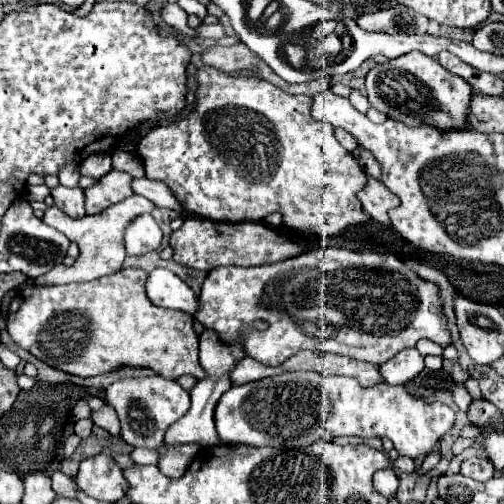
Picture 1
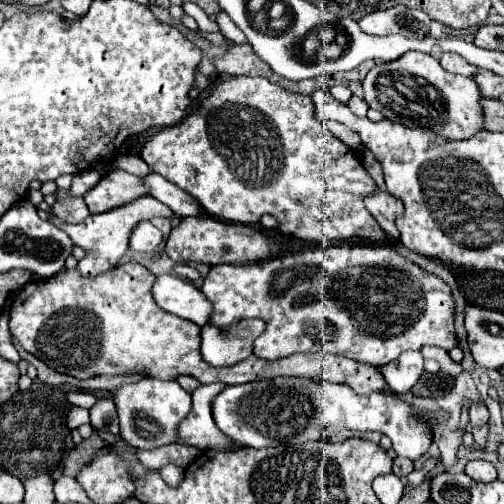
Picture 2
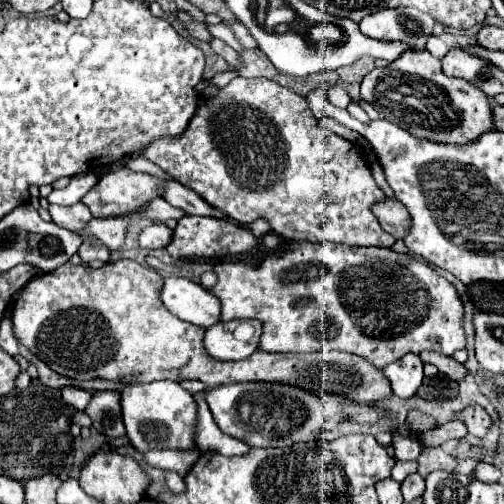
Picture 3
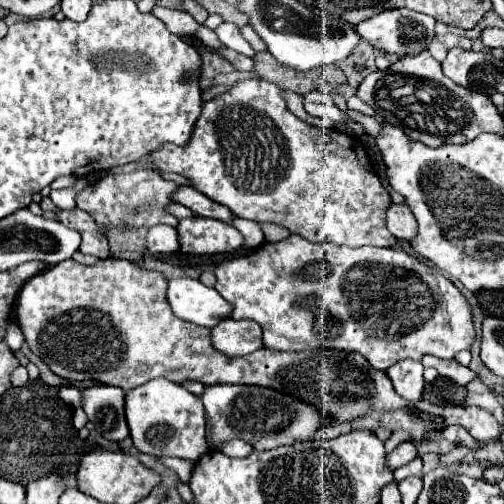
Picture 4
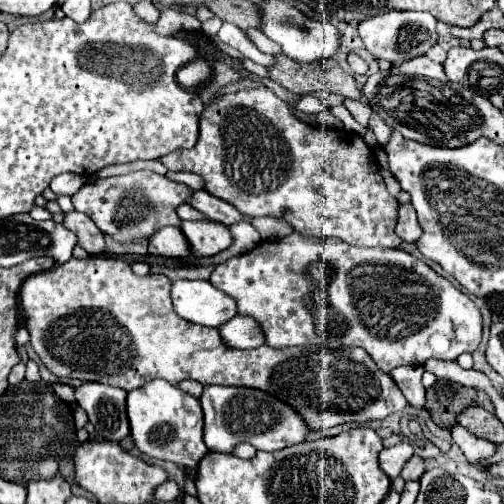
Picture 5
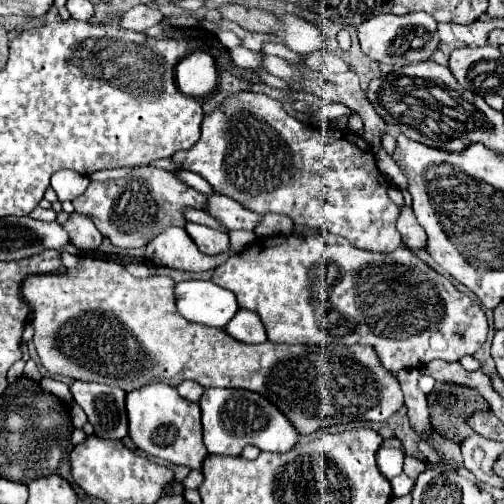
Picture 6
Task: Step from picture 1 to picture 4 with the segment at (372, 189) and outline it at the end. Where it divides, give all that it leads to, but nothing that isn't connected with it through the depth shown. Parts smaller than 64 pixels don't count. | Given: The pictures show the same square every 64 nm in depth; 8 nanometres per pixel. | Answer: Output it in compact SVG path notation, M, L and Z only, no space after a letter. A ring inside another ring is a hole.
M392 204L392 208L388 208L386 212L386 224L388 230L398 236L398 240L412 240L416 236L416 218L412 214L412 210L406 204Z

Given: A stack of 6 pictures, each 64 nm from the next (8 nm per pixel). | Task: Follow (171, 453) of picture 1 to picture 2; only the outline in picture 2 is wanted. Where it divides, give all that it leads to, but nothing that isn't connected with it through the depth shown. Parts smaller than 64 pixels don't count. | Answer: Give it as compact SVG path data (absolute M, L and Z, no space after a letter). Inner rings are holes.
M168 464L168 466L164 466L162 470L160 470L160 476L164 478L164 482L168 484L168 486L180 486L180 482L182 482L182 478L184 478L184 470L182 468L178 468L178 466L174 466L174 464Z

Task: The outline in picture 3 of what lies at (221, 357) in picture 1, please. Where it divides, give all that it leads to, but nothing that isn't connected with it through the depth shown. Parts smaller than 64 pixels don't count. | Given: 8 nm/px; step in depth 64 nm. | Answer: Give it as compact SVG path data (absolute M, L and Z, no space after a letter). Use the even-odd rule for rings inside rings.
M258 320L218 322L206 330L204 346L216 360L240 360L256 352L262 334ZM204 392L194 396L198 402L198 424L196 424L196 442L200 450L214 450L220 452L224 456L242 456L250 450L248 444L244 444L242 440L230 438L226 434L220 432L220 428L216 426L210 408L204 400Z

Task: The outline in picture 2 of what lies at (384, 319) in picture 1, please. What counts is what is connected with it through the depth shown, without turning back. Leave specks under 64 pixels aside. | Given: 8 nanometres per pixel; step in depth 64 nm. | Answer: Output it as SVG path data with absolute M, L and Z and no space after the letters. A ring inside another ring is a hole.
M322 246L256 264L220 264L210 268L202 290L214 304L210 324L226 328L242 318L260 318L266 322L266 330L254 342L254 354L264 360L284 358L294 352L324 350L380 368L406 350L440 346L448 352L458 346L450 286L390 246Z

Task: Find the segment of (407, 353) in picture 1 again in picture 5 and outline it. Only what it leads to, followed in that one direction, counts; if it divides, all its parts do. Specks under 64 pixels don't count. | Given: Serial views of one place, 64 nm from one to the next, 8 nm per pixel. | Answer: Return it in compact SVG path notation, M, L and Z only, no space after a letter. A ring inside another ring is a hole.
M400 366L394 368L390 374L394 382L400 386L402 394L406 396L408 404L416 410L424 410L424 386L422 386L422 366Z

